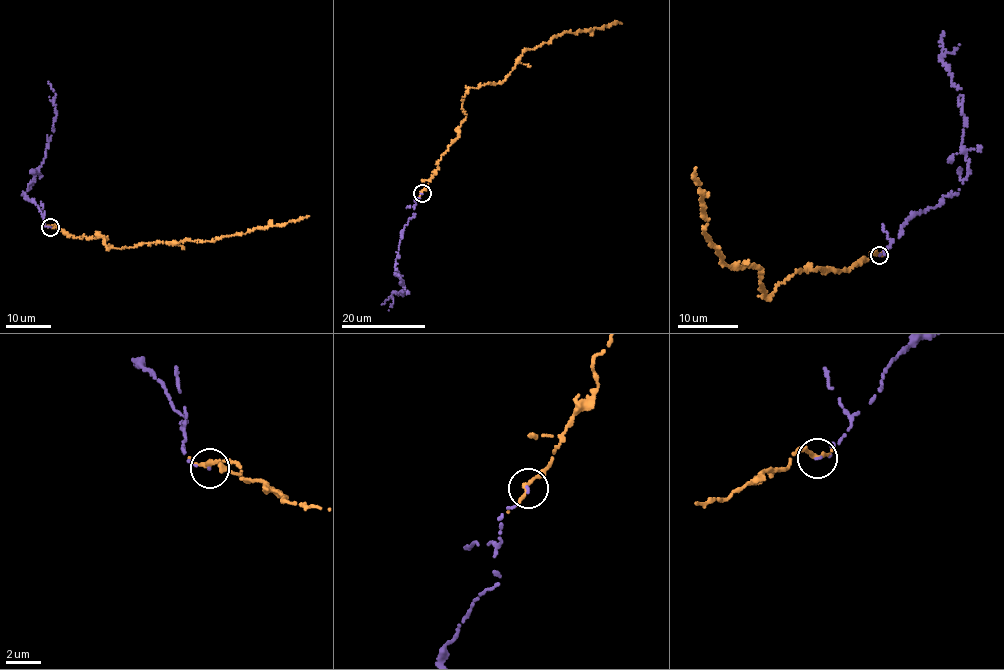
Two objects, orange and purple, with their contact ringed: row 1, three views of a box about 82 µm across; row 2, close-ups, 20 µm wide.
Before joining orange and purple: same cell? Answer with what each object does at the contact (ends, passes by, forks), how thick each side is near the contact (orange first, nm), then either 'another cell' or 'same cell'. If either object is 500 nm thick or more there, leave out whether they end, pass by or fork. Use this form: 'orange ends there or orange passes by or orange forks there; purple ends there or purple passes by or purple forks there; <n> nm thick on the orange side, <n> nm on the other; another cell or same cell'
orange ends there; purple ends there; 340 nm thick on the orange side, 100 nm on the other; same cell

